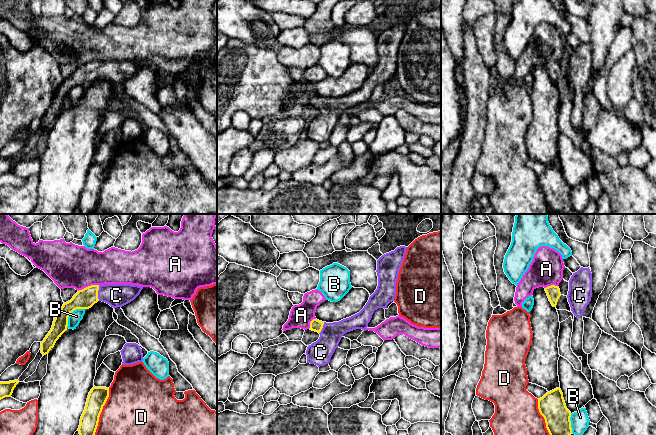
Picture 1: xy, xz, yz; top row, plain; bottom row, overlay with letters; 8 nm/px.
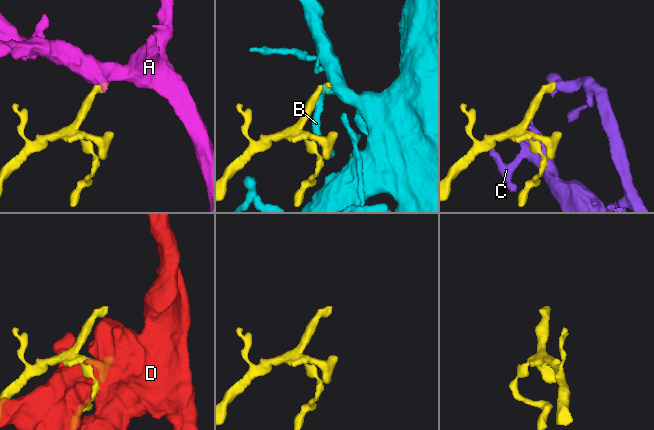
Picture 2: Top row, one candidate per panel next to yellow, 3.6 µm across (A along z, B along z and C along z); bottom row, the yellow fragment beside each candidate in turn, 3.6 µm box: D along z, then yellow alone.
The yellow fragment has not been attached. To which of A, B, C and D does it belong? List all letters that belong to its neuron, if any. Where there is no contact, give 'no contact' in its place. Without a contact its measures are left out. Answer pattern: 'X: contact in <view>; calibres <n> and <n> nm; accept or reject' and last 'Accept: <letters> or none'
A: contact in xy; calibres 160 and 360 nm; reject
B: contact in xy; calibres 160 and 100 nm; reject
C: contact in xy; calibres 160 and 190 nm; accept
D: contact in xy; calibres 150 and 420 nm; reject
Accept: C

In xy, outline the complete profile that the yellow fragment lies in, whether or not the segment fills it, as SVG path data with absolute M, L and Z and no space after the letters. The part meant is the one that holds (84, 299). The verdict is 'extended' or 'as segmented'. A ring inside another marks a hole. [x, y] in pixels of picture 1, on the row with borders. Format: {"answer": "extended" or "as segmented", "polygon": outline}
{"answer": "extended", "polygon": "M105 284L91 285L79 290L55 315L51 330L41 342L41 353L44 356L54 347L67 330L68 317L74 310L89 309L98 301L105 302L114 309L122 307L133 301L142 289L142 286L131 284Z"}

